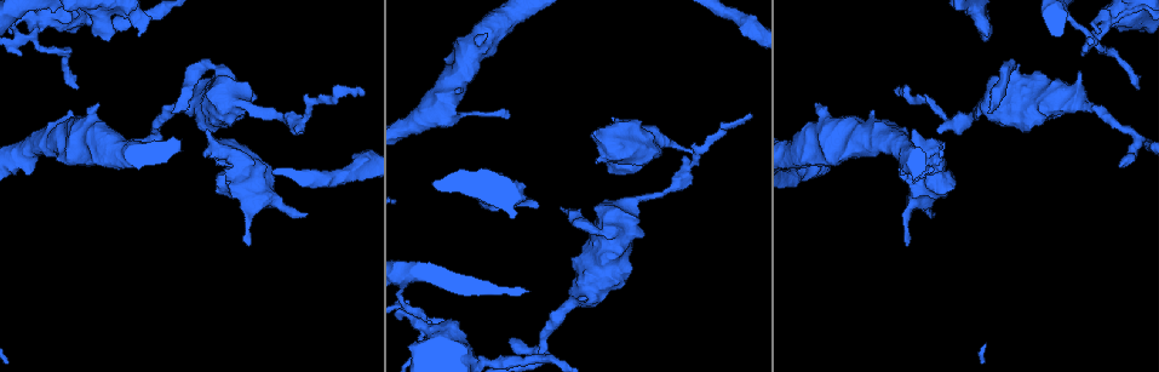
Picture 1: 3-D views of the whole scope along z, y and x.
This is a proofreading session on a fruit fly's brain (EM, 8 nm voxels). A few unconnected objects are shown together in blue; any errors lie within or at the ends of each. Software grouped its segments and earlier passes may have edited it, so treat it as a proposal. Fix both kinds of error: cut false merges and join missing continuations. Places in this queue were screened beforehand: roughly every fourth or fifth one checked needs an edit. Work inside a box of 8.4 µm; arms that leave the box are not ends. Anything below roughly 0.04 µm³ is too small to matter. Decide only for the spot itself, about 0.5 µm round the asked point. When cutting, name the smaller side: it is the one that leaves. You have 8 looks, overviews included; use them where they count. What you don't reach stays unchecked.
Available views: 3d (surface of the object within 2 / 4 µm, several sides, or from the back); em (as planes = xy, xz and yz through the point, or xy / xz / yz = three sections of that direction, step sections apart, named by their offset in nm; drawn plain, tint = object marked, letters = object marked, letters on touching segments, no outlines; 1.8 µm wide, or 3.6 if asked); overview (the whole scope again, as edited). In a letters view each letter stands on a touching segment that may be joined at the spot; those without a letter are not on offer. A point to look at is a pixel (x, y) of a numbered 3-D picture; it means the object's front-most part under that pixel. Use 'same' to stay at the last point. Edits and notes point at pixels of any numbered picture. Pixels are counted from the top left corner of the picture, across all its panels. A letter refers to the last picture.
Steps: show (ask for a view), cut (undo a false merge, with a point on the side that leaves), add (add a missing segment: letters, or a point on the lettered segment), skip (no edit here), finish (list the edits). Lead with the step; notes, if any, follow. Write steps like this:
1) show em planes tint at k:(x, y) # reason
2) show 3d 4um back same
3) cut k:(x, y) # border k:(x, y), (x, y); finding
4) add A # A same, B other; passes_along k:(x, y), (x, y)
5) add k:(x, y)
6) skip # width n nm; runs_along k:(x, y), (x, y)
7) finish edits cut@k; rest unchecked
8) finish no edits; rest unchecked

show em xz step 16 letters at 1:(496, 208) # free end

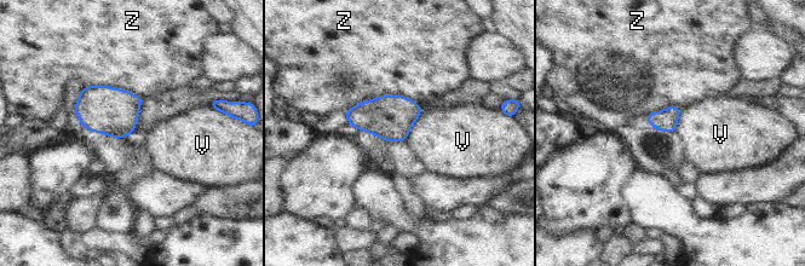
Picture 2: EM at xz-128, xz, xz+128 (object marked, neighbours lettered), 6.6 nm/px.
skip # V other, Z other; border 2:(421, 114), (404, 140); no lettered segment goes on from it

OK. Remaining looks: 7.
show em planes plain at 1:(24, 36) # narrows sharply

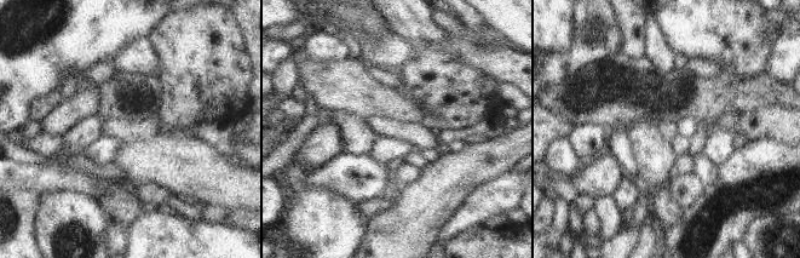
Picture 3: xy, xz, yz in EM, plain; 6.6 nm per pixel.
show em planes letters same # what lies round it

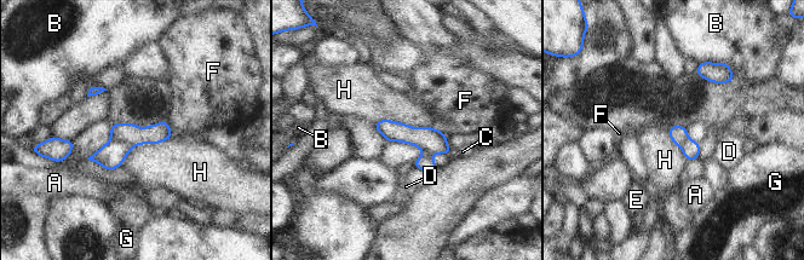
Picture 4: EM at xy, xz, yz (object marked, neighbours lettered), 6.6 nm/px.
cut 4:(112, 155) # A other, B other, C other, D other, E other, F other, G other, H other; border 4:(110, 139), (125, 142), (131, 146); a second neuron is stuck on

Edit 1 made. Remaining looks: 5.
show overview

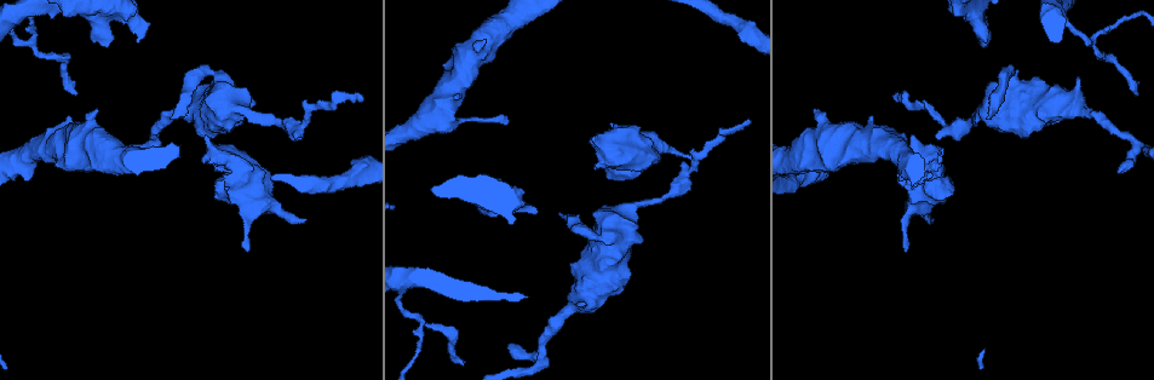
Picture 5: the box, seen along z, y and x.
show em yz step 8 letters at 5:(97, 109)

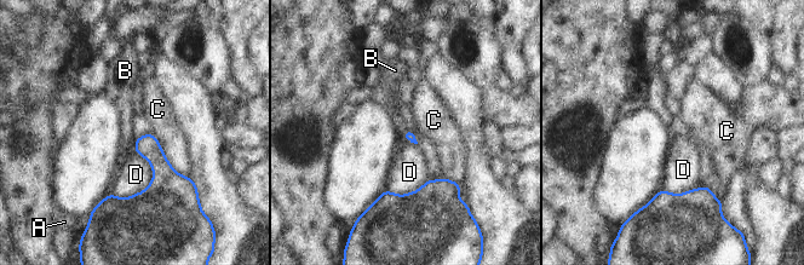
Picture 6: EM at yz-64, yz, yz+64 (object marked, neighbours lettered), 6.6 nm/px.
skip # A other, B other, C other, D other; none of them fits

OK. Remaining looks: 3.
finish edits cut@4; rest unchecked

